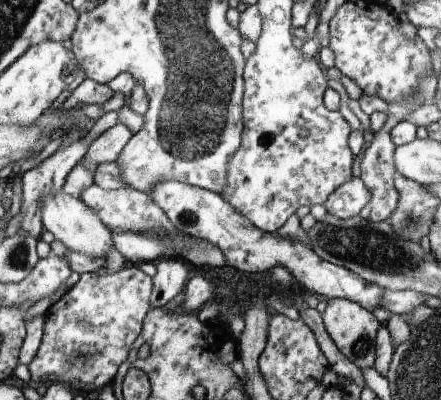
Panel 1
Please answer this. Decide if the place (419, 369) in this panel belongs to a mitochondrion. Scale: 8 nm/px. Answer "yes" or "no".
yes

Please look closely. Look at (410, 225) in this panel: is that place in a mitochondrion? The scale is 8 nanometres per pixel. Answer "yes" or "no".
yes

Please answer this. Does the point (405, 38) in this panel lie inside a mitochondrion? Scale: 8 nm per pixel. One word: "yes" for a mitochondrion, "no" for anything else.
no

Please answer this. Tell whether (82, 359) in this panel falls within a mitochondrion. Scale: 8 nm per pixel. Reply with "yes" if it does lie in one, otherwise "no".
yes

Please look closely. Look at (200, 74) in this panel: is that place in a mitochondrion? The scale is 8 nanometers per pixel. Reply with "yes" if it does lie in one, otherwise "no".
yes

